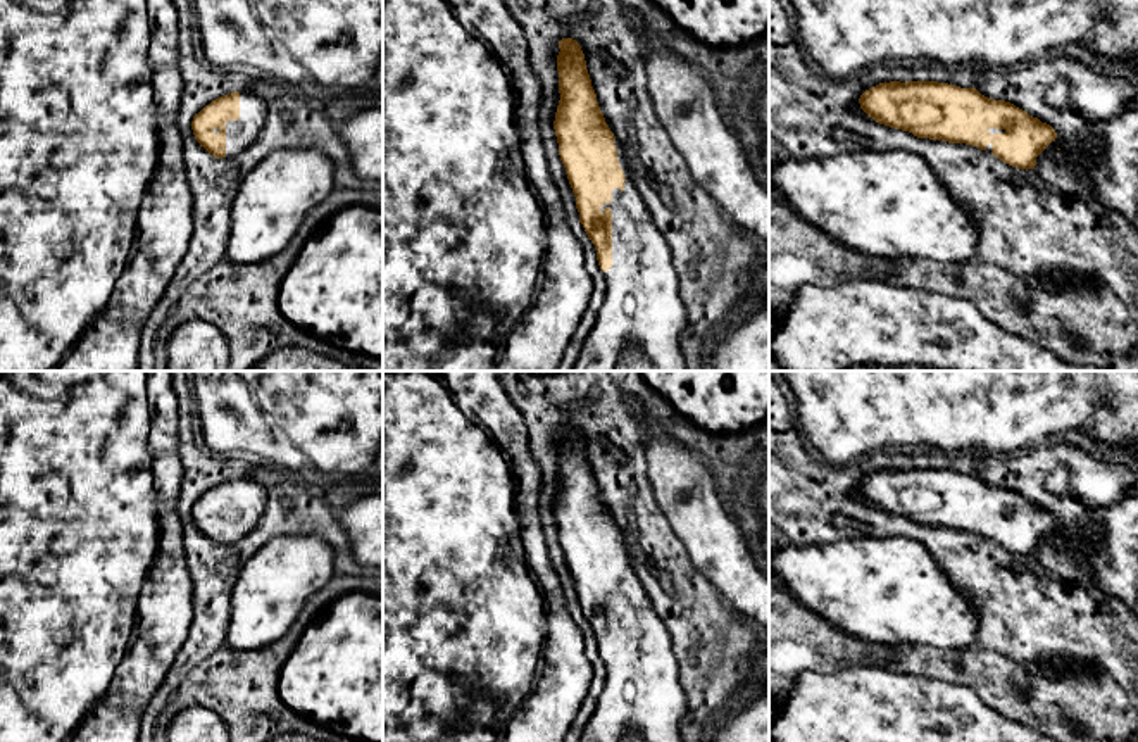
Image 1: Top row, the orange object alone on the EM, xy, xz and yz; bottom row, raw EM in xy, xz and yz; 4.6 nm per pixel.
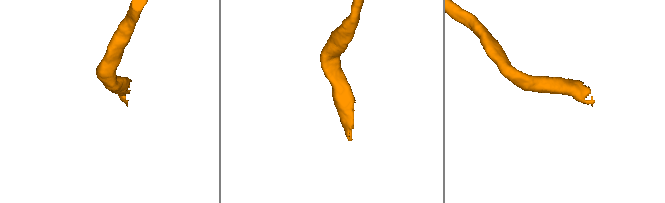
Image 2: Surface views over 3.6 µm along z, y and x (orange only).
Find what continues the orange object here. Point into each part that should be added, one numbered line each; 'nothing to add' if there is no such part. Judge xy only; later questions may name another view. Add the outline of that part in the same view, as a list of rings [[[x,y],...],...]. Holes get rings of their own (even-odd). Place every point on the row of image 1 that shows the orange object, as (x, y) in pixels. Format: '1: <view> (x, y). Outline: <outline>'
1: xy (242, 133). Outline: [[[240,91],[240,119],[226,123],[226,157],[248,148],[264,129],[266,102],[253,91]]]

